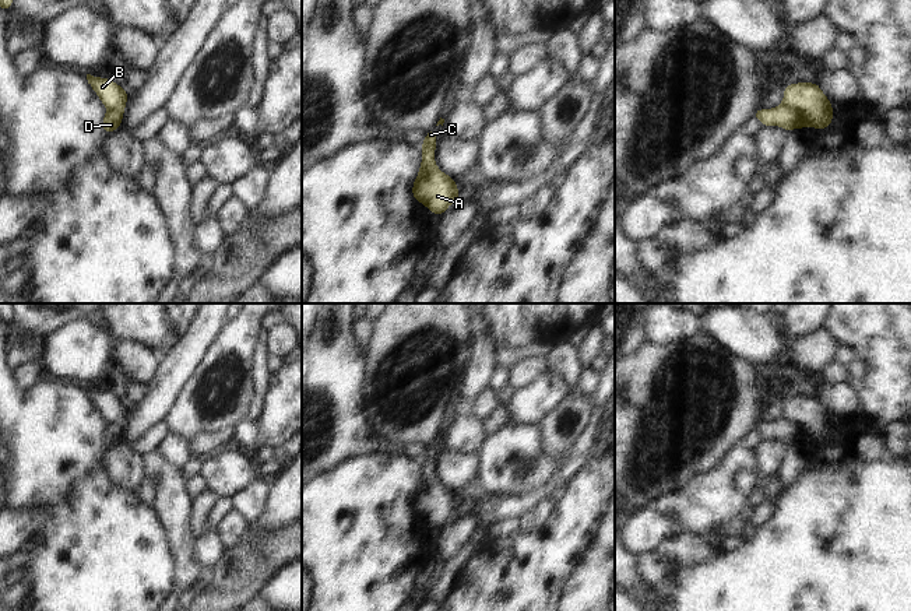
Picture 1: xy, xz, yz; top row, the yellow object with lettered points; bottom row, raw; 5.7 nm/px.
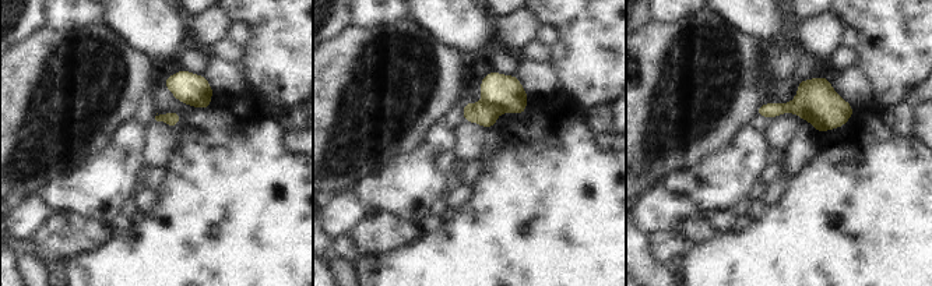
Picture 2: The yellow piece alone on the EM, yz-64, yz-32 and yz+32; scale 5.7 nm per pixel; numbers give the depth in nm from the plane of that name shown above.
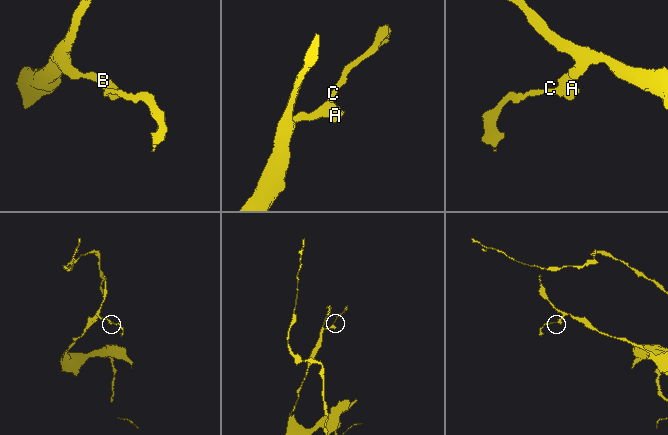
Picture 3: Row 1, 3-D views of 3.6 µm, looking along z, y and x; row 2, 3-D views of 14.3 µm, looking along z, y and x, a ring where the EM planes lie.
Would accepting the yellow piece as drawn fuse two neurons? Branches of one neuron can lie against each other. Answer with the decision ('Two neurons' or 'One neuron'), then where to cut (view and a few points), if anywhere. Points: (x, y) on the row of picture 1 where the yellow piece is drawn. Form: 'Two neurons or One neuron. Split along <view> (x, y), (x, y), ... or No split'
Two neurons. Split along yz (783, 102), (795, 112), (801, 126).

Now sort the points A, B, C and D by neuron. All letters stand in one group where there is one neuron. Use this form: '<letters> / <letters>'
A B / C D

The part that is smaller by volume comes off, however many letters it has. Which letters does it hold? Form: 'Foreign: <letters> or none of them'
Foreign: C, D.

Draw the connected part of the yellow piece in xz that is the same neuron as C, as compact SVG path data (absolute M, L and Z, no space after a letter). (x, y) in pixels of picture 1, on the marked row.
M432 129L426 133L425 140L422 143L422 162L421 166L428 169L430 165L435 164L435 148L437 147L436 143L436 129Z

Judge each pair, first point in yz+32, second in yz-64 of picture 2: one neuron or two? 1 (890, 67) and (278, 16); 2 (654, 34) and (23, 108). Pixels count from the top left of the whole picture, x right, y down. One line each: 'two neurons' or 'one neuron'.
1: one neuron
2: one neuron

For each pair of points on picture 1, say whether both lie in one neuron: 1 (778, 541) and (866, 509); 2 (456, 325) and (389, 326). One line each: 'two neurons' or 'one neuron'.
1: one neuron
2: one neuron

